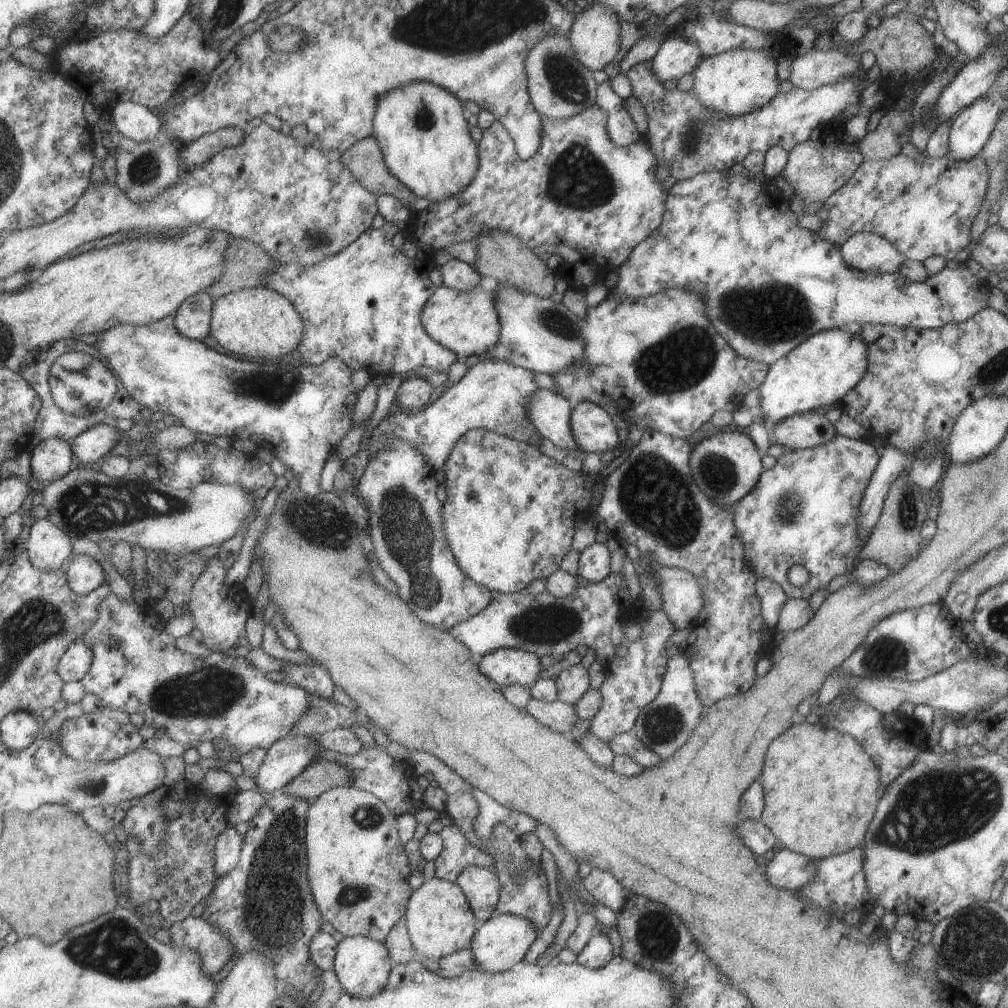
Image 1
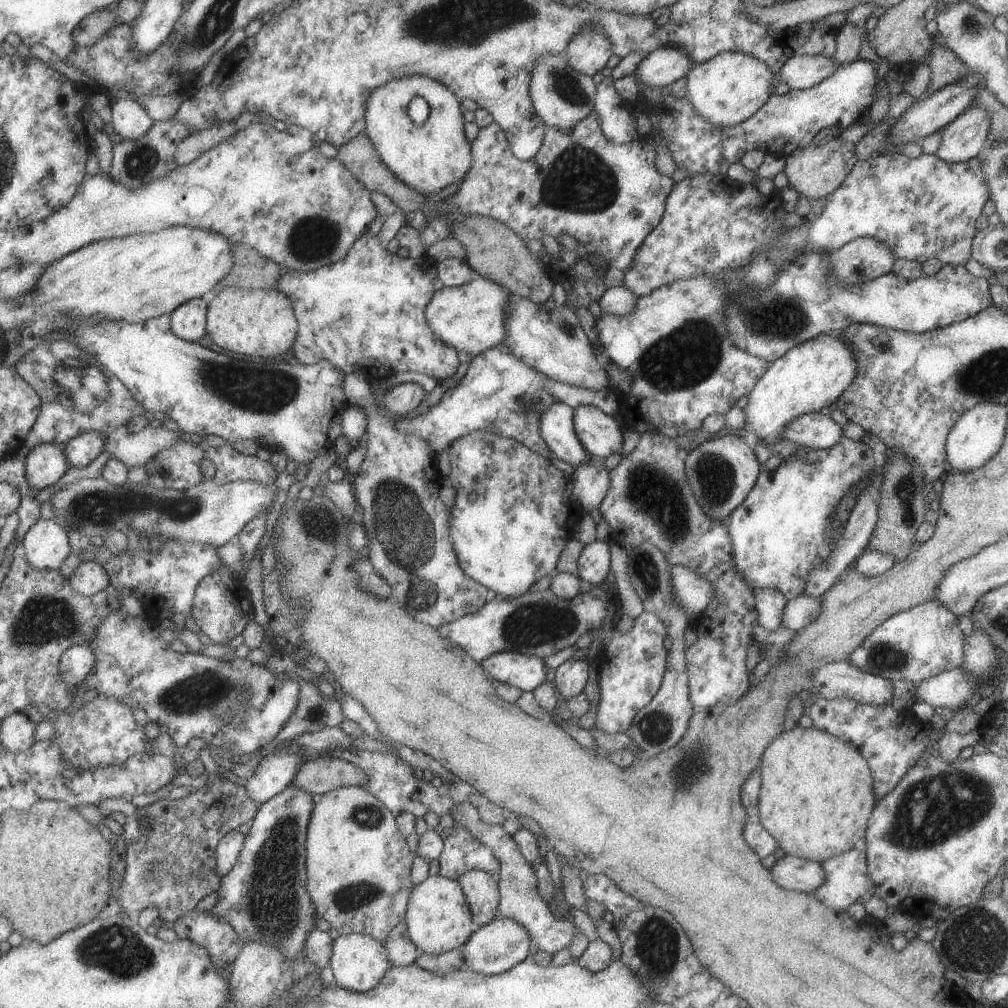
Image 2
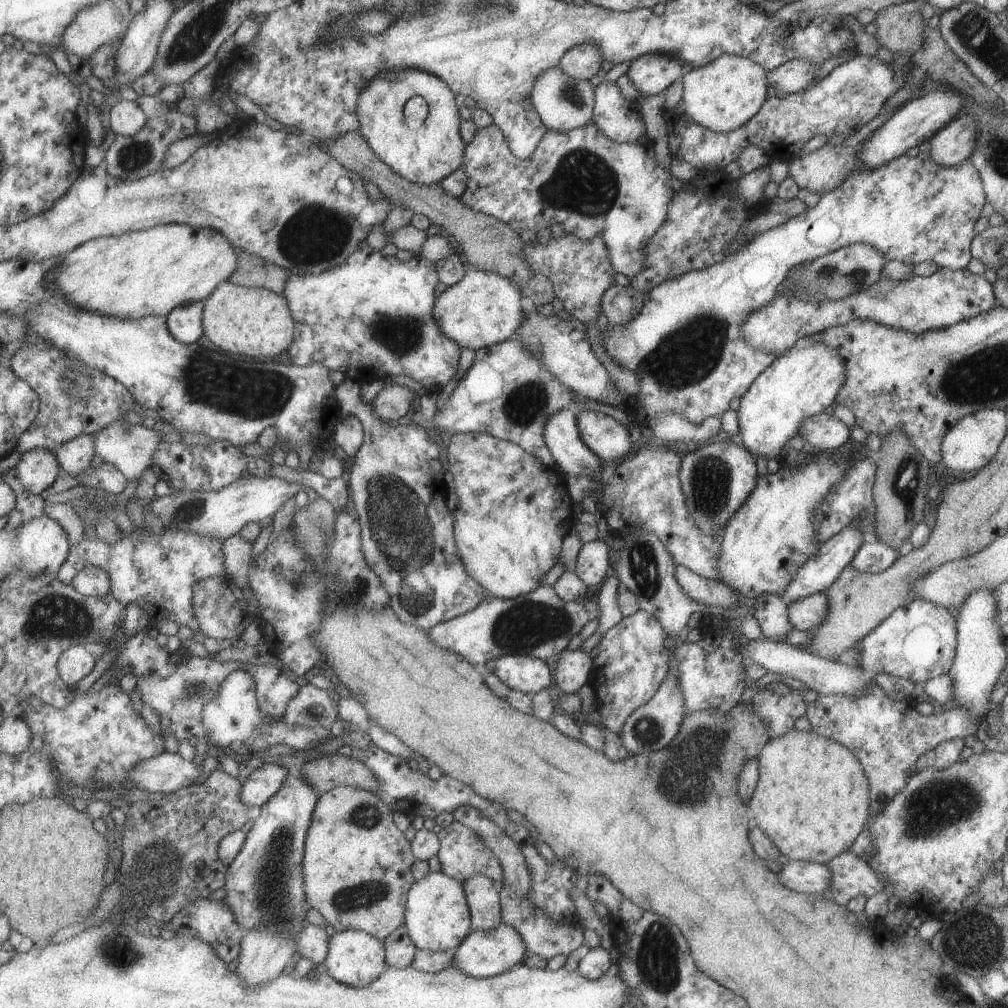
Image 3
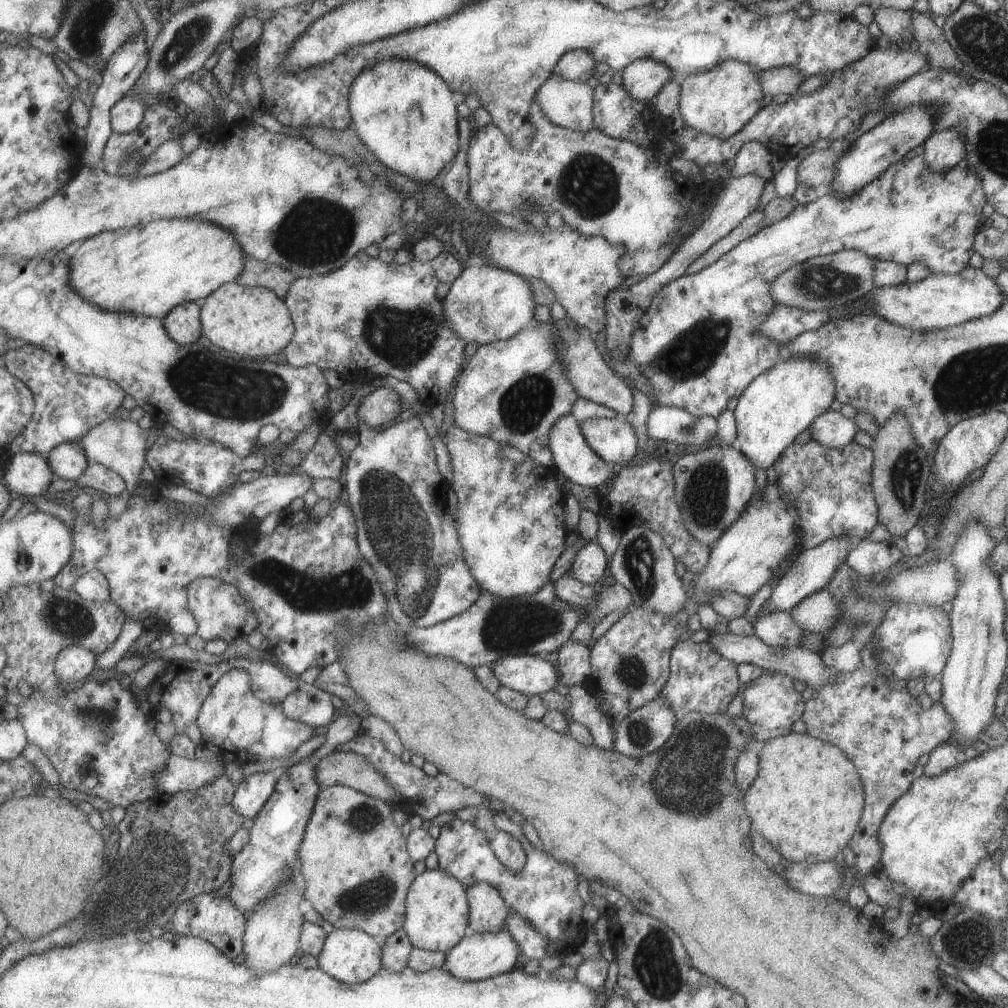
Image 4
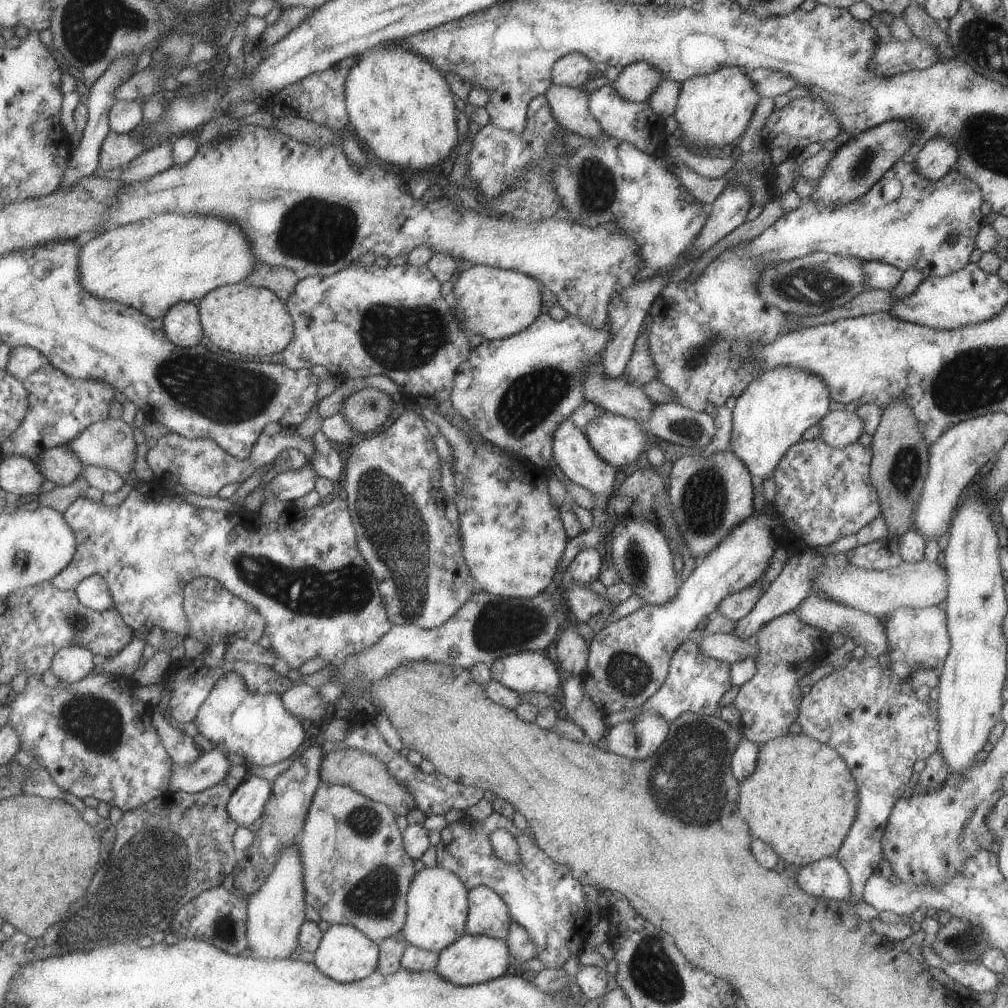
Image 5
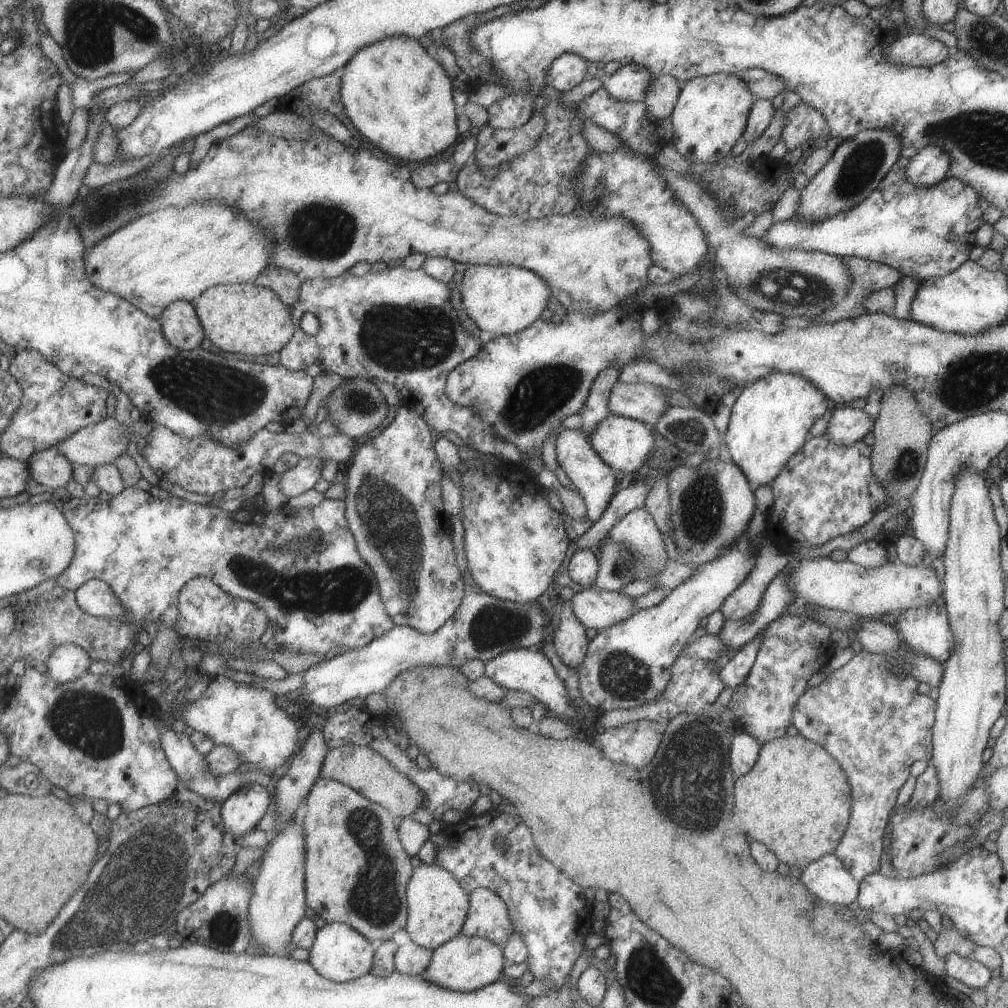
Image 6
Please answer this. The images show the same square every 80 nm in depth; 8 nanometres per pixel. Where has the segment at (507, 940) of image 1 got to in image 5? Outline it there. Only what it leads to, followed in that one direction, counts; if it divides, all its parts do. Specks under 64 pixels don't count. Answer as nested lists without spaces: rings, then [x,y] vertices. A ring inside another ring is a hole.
[[[469,934],[455,940],[455,985],[476,985],[505,974],[512,959],[504,940]]]

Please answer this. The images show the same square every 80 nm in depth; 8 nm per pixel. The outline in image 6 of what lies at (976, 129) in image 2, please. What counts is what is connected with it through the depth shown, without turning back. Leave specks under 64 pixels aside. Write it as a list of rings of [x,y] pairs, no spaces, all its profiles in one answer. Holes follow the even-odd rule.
[[[924,146],[918,150],[904,166],[904,177],[918,187],[933,186],[947,177],[950,158],[938,146]]]

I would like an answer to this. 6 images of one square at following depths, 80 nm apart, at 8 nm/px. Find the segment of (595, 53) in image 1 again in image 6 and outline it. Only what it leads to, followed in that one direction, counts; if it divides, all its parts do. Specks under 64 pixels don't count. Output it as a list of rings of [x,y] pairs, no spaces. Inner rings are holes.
[[[563,53],[549,65],[545,82],[561,93],[587,78],[587,61],[578,54]]]

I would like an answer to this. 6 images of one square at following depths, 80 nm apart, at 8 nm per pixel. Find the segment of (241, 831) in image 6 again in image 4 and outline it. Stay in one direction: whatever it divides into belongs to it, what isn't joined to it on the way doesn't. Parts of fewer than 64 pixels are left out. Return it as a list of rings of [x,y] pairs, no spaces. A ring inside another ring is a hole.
[[[259,772],[247,776],[234,788],[231,807],[244,819],[253,818],[270,799],[277,785],[277,773]]]

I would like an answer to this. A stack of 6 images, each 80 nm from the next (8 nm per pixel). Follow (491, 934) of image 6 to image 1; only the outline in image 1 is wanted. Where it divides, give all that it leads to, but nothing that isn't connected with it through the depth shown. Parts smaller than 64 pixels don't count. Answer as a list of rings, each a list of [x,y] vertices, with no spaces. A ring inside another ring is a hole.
[[[467,866],[454,883],[461,888],[476,920],[487,921],[495,913],[500,885],[492,868]]]

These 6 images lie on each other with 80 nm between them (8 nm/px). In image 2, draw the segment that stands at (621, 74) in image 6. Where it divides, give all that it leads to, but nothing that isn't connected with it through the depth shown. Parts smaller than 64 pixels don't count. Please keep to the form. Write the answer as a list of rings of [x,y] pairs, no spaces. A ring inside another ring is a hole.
[[[663,46],[643,56],[635,67],[634,78],[637,85],[641,82],[661,90],[685,77],[693,66],[687,52],[679,46]]]

